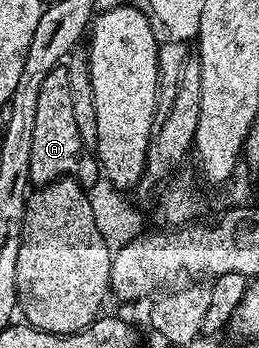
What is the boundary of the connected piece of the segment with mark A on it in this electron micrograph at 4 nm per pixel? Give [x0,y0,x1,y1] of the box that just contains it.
[30,66,99,185]

